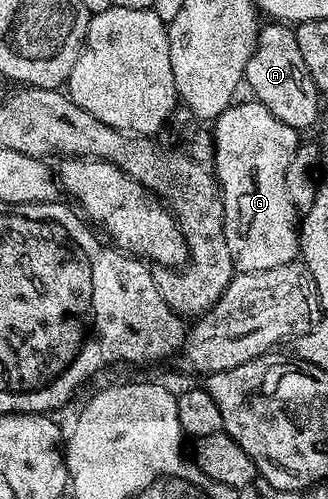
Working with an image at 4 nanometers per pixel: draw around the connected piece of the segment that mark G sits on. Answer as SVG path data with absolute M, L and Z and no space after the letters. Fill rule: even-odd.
M247 98L244 104L232 103L213 121L213 139L215 175L219 181L219 195L223 197L223 233L236 269L260 272L292 263L299 254L299 229L295 207L285 190L285 170L289 170L293 150L301 143L300 133L293 126L285 126L281 118L273 118L258 100Z

